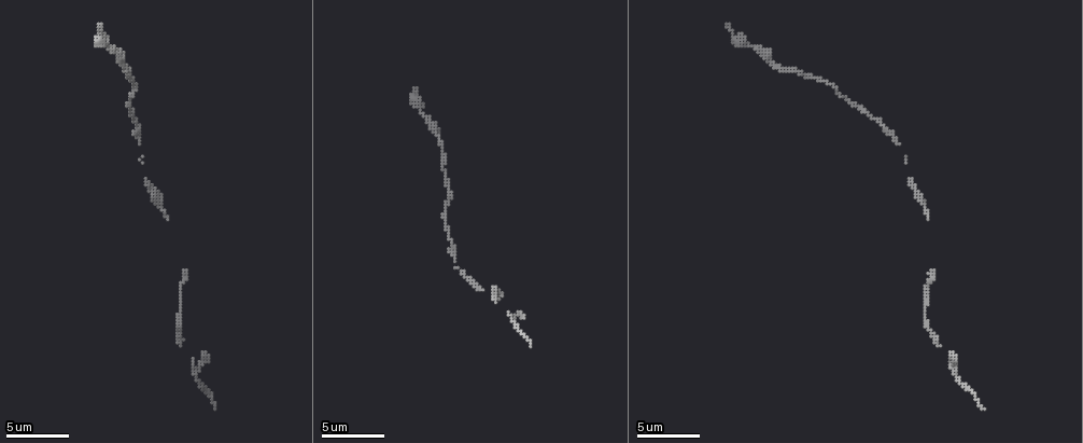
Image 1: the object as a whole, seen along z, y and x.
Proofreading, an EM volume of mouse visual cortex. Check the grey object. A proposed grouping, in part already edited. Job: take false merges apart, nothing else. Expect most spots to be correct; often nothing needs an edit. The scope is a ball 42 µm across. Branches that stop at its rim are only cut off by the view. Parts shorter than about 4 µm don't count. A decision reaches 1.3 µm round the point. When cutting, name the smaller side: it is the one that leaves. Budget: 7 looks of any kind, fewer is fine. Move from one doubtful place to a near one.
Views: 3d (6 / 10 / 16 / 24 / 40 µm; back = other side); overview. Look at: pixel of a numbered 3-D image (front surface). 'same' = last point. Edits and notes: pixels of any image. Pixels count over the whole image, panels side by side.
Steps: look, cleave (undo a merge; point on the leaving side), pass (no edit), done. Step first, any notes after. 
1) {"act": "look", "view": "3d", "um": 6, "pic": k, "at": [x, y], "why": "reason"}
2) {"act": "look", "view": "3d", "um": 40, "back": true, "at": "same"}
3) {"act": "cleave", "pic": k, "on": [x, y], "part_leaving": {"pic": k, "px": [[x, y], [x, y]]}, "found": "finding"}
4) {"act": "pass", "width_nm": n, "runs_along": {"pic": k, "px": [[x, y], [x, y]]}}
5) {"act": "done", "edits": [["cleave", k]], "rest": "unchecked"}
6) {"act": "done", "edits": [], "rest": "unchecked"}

{"act": "look", "view": "3d", "um": 16, "pic": 1, "at": [160, 206], "why": "thick turns thin"}

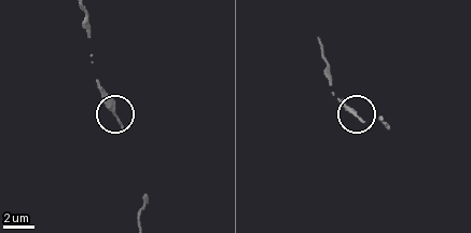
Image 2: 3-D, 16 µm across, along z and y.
{"act": "look", "view": "3d", "um": 6, "pic": 2, "at": [115, 115], "why": "zoom in"}

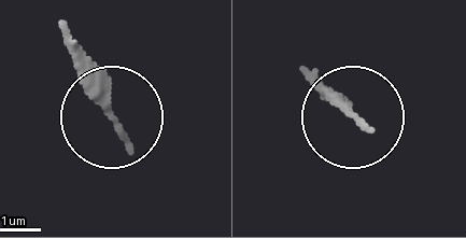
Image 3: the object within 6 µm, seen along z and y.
{"act": "pass", "width_nm": 300, "runs_along": {"pic": 3, "px": [[306, 69], [351, 113]]}, "found": "one cell here"}

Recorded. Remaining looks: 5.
{"act": "look", "view": "3d", "um": 16, "pic": 1, "at": [185, 271], "why": "a narrow waist"}

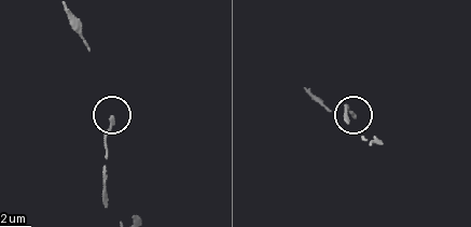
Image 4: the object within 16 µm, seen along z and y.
{"act": "look", "view": "3d", "um": 16, "back": true, "pic": 4, "at": [113, 116]}

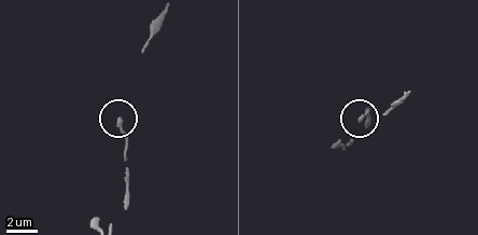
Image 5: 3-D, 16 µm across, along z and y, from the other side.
{"act": "pass", "found": "all the same cell"}

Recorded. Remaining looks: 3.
{"act": "look", "view": "3d", "um": 16, "pic": 1, "at": [510, 311], "why": "thin neck"}

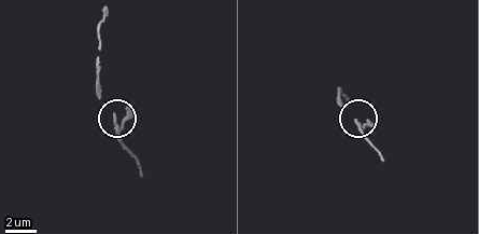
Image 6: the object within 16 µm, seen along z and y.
{"act": "pass", "found": "all the same cell"}

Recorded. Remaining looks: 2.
{"act": "look", "view": "3d", "um": 16, "pic": 1, "at": [772, 64]}

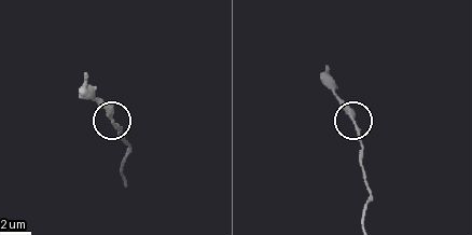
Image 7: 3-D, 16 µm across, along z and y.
{"act": "pass", "width_nm": 260, "found": "all the same cell"}

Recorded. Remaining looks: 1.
{"act": "done", "edits": [], "rest": "unchecked"}

